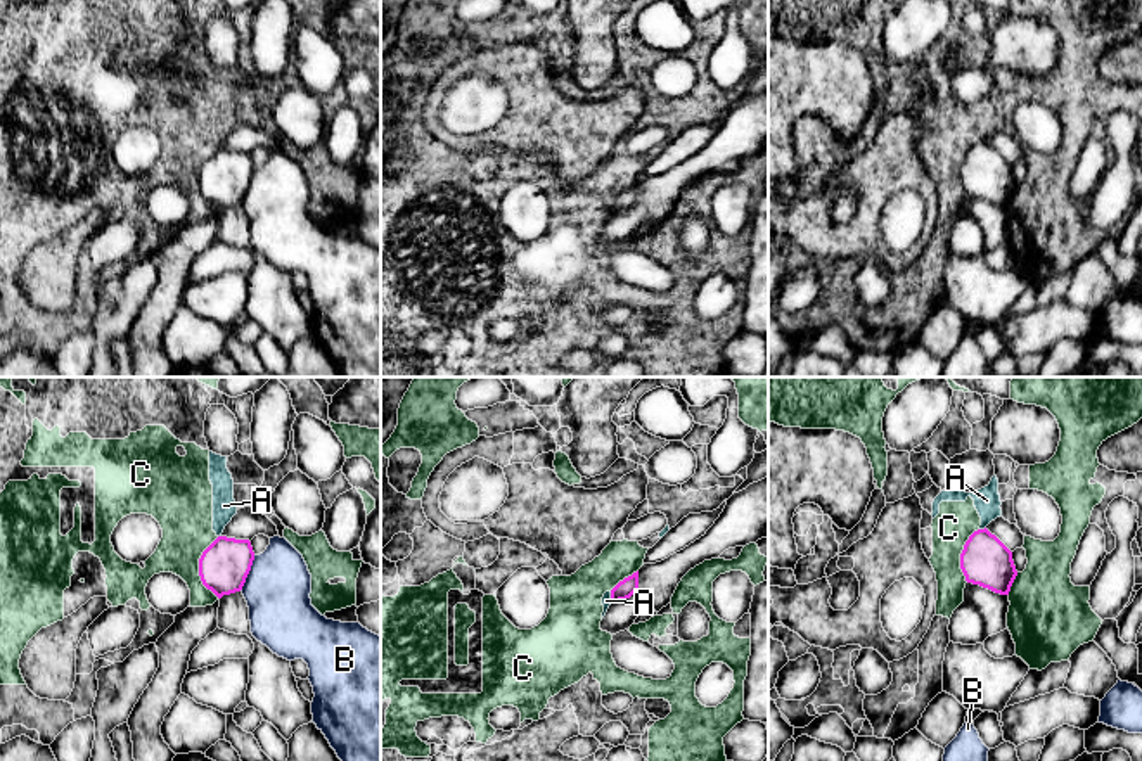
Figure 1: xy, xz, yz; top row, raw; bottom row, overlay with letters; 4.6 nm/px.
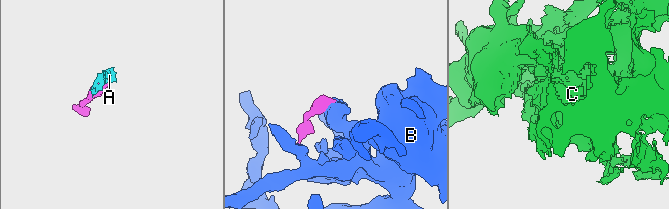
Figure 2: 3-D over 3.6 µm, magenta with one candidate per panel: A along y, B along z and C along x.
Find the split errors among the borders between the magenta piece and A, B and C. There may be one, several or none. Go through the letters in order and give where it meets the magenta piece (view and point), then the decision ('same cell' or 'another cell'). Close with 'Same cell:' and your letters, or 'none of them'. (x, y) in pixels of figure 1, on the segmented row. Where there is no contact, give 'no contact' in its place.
A: contact yz (981, 530); another cell
B: contact xy (248, 573); another cell
C: contact xy (199, 568); another cell
Same cell: none of them

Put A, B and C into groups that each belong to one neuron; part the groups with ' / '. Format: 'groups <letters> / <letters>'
groups A C / B

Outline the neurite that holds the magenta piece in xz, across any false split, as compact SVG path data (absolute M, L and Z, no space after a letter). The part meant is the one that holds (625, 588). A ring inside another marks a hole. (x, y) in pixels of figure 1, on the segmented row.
M638 571L619 581L611 590L611 604L630 598L638 590Z

